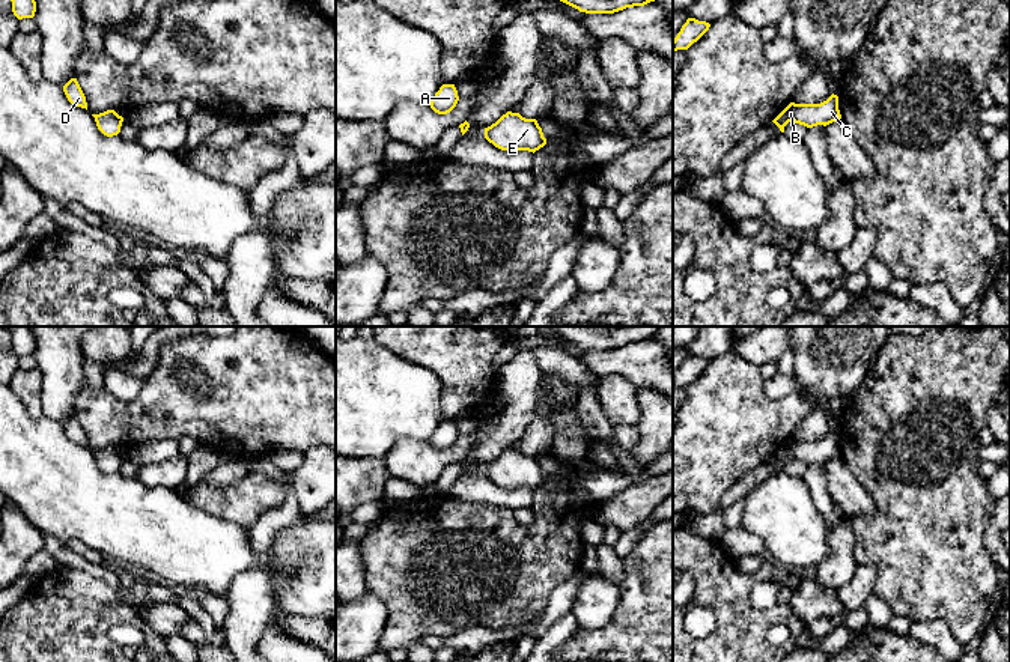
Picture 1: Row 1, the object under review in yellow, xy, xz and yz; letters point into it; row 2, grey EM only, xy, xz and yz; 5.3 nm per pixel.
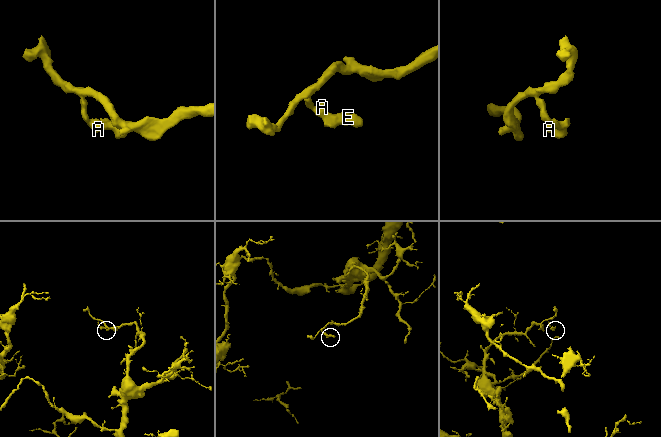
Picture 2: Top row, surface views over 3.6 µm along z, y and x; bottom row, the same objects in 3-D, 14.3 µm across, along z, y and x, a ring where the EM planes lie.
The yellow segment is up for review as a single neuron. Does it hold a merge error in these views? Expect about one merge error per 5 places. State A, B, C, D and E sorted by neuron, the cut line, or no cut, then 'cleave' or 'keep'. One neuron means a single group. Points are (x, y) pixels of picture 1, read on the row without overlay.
A B C D E; no cut; keep

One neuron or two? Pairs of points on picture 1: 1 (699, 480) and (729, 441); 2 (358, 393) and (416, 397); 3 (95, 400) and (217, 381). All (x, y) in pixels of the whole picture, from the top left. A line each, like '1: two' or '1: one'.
1: one
2: one
3: one

